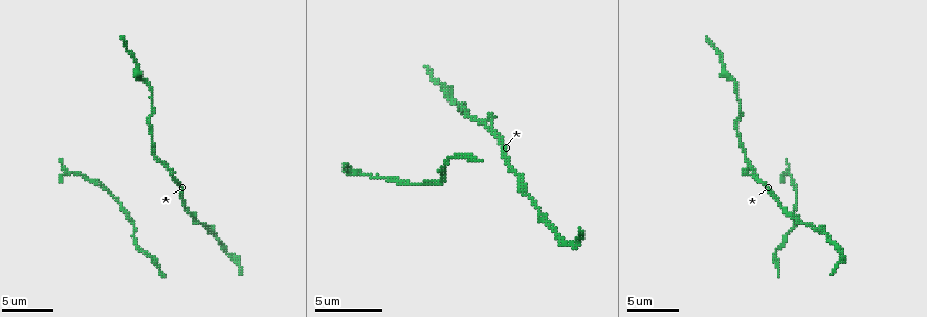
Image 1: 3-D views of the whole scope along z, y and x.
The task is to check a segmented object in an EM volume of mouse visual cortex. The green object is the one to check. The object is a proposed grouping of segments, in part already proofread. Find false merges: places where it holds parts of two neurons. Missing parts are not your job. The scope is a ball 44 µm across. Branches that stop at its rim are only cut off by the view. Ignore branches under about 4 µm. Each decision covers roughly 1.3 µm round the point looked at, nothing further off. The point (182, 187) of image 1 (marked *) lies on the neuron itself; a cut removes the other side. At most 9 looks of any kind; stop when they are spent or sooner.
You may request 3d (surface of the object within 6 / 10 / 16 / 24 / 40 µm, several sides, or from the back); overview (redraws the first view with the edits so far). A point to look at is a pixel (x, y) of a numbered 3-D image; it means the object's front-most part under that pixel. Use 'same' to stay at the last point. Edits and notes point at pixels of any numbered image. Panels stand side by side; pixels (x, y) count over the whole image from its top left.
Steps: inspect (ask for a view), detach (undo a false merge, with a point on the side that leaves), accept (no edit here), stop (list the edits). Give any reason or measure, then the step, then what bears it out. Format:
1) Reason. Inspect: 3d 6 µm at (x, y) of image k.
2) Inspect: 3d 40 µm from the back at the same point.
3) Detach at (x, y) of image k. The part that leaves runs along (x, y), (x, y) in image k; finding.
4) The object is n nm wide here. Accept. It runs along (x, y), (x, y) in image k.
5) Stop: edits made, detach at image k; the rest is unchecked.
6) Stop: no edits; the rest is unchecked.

Sudden change in width. Inspect: 3d 6 µm at (75, 174) of image 1.

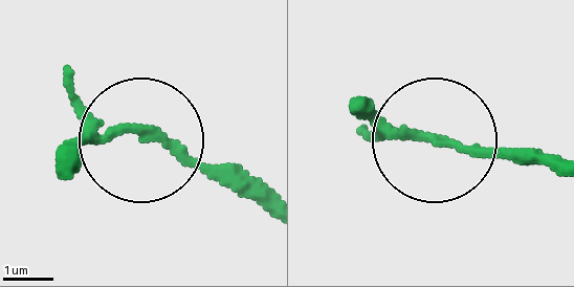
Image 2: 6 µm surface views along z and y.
Accept. One neuron here.

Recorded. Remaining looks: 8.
Inspect: 3d 6 µm at (793, 228) of image 1.

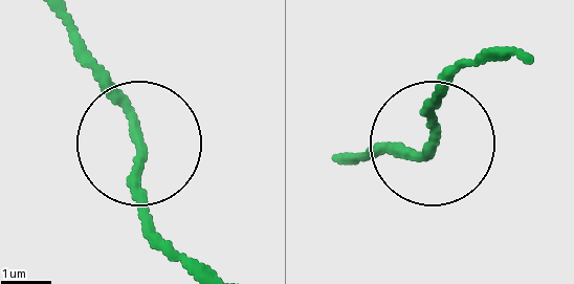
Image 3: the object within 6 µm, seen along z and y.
Inspect: 3d 6 µm from the back at (136, 140) of image 3.

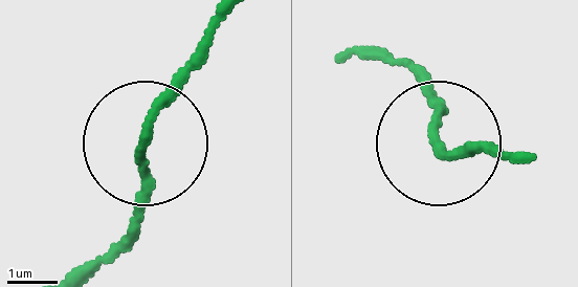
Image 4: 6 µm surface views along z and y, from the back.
The object is 170 nm wide here. Accept. All the same neuron.

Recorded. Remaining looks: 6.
Inspect: 3d 10 µm at (785, 210) of image 1.

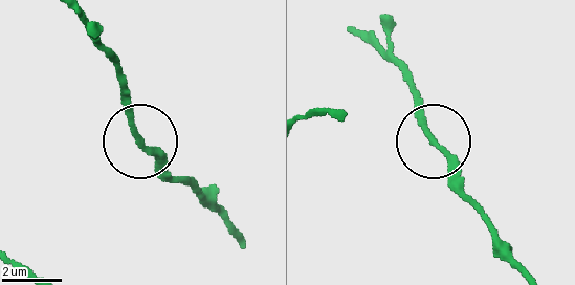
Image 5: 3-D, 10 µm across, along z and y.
Inspect: 3d 6 µm at (433, 142) of image 5.

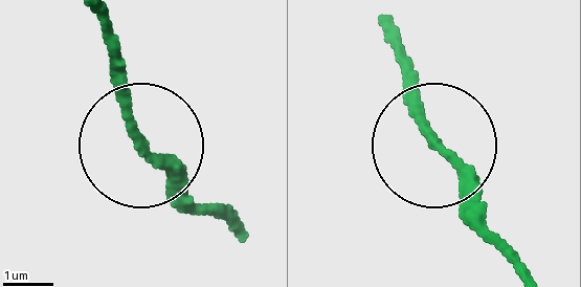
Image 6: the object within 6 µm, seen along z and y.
Accept. All the same neuron.

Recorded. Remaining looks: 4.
Calibre changes. Inspect: 3d 10 µm at (736, 85) of image 1.

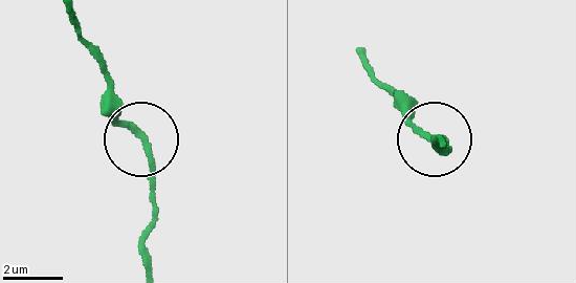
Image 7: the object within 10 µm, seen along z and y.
The object is 210 nm wide here. Accept. It runs along (145, 266), (152, 160), (110, 88) in image 7; continuous, no second neuron.

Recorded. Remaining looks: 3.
Stop: no edits; the rest is unchecked.

